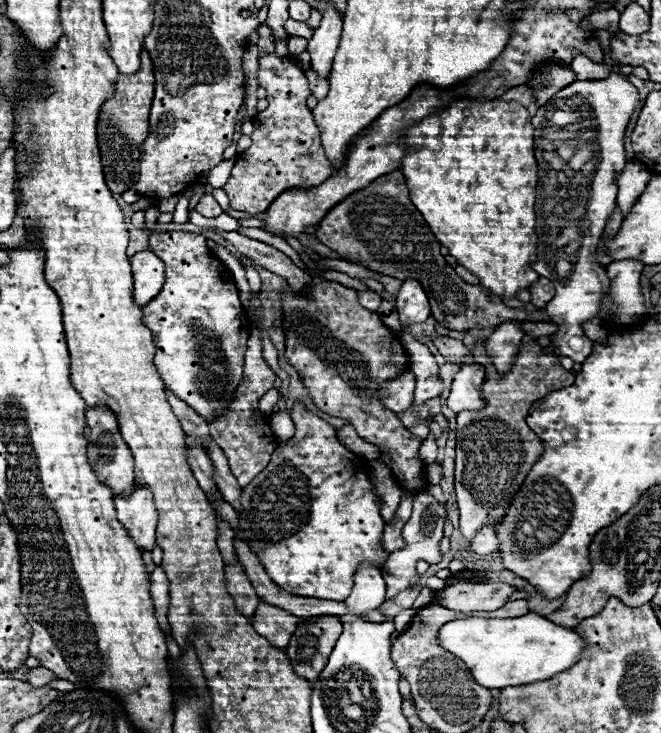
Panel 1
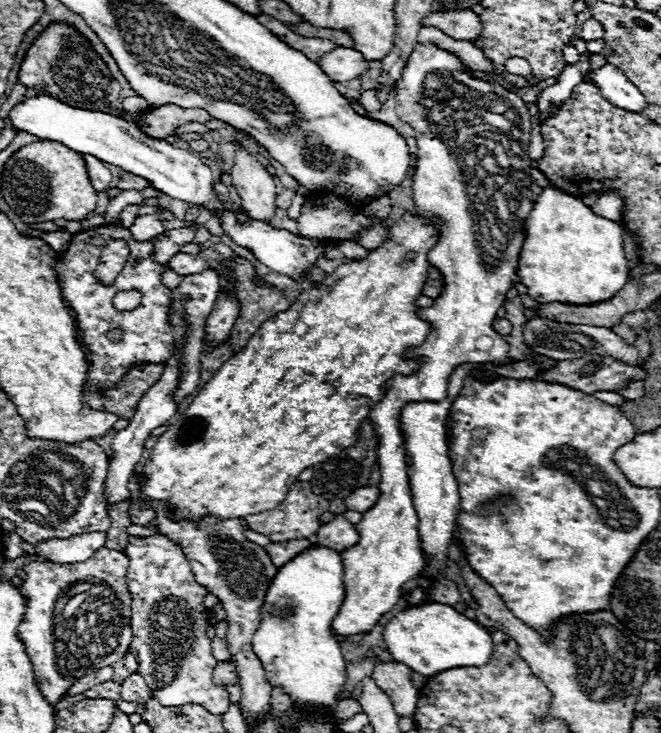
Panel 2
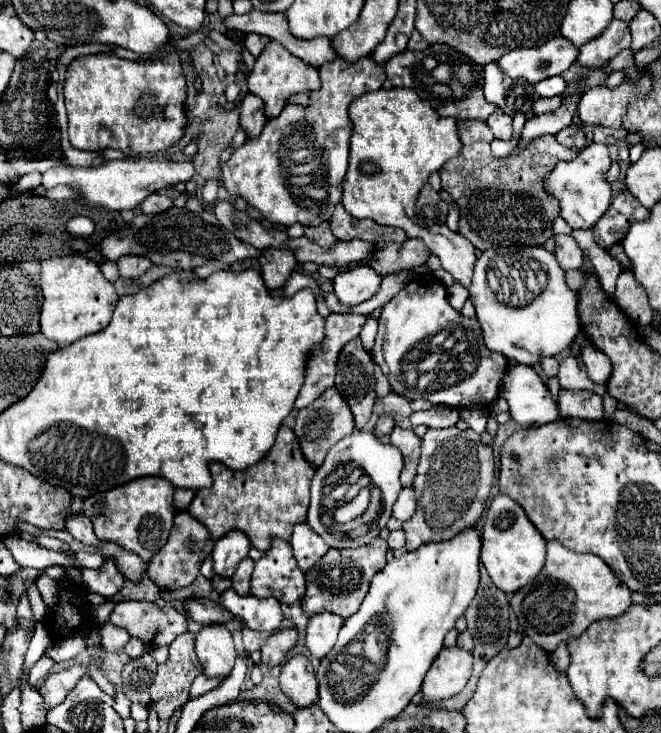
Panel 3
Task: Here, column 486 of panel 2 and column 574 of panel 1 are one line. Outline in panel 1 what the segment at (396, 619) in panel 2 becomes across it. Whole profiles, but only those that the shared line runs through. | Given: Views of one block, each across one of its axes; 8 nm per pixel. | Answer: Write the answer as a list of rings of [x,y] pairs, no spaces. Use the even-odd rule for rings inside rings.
[[[538,614],[520,618],[464,618],[446,622],[438,632],[438,644],[460,658],[484,688],[520,686],[548,680],[570,668],[582,654],[584,640],[572,630],[562,628]]]

